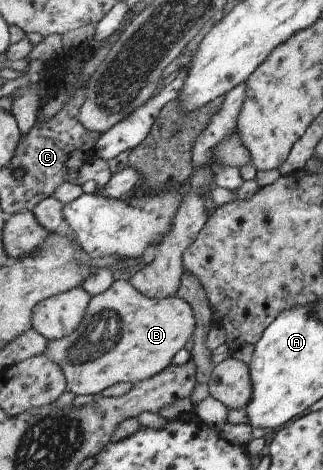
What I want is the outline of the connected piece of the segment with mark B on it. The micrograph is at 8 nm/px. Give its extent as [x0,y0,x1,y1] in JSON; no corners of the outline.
[44,277,194,394]

